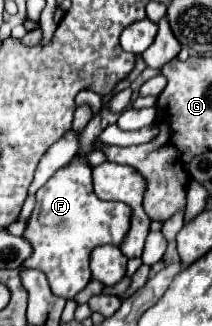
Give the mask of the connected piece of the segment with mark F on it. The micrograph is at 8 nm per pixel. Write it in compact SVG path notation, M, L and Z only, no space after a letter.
M83 156L73 158L69 166L59 168L47 184L37 190L37 206L23 234L33 244L33 256L27 258L25 266L45 272L55 296L73 298L91 280L91 250L101 244L119 246L129 230L129 216L129 206L103 202L93 194L91 166L87 166Z

